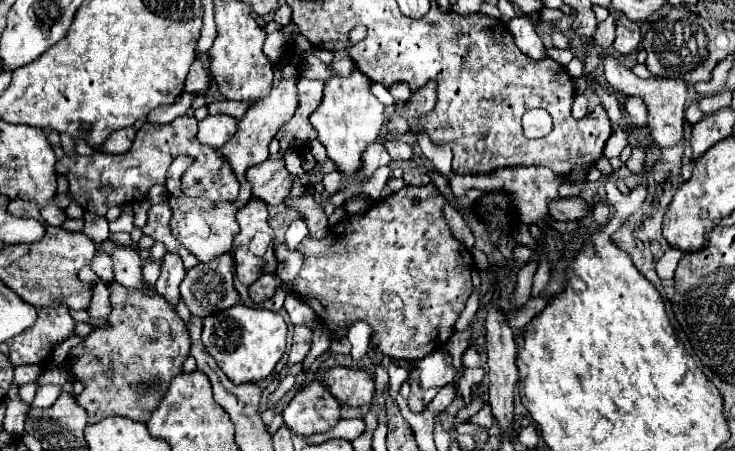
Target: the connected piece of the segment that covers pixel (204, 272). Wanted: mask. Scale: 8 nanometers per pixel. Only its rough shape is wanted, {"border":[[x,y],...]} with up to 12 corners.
{"border":[[231,255],[199,263],[181,299],[203,319],[239,303]]}

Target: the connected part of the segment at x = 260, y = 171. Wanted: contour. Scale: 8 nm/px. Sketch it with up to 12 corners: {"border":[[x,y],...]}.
{"border":[[267,159],[247,171],[253,197],[283,203],[293,175],[283,159]]}

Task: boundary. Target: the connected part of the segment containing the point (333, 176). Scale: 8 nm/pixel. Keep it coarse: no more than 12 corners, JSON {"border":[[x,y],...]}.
{"border":[[325,173],[321,183],[329,195],[341,189],[343,175]]}

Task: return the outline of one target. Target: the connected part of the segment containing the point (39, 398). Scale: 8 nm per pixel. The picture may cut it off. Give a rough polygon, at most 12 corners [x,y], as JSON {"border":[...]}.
{"border":[[61,385],[37,389],[33,407],[51,407],[59,399]]}

